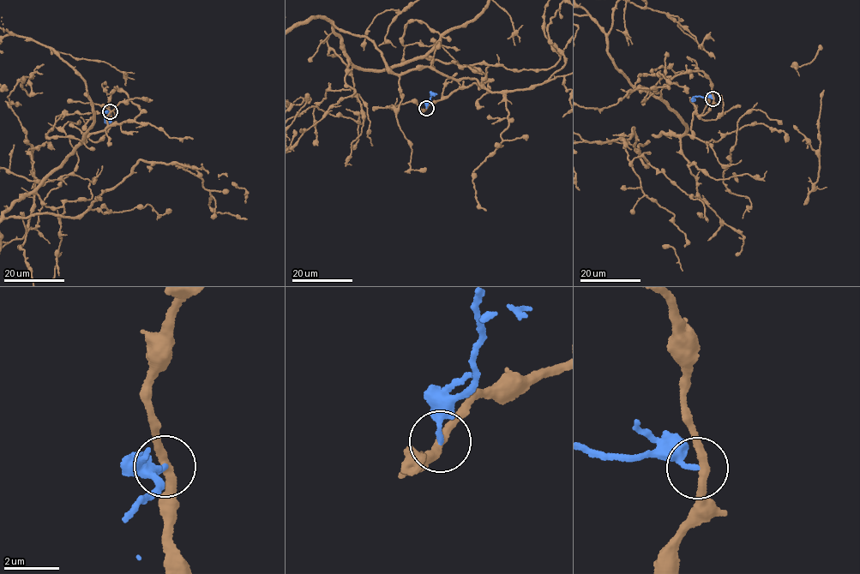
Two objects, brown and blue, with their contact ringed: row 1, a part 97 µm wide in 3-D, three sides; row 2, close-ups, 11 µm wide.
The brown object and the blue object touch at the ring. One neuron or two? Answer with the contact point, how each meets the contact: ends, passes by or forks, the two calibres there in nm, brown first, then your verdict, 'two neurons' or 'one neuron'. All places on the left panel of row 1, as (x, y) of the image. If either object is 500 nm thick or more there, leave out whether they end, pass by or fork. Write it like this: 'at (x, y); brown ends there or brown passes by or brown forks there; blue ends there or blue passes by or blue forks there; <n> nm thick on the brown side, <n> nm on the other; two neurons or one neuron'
at (110, 111); brown passes by; blue ends there; 320 nm thick on the brown side, 200 nm on the other; two neurons

